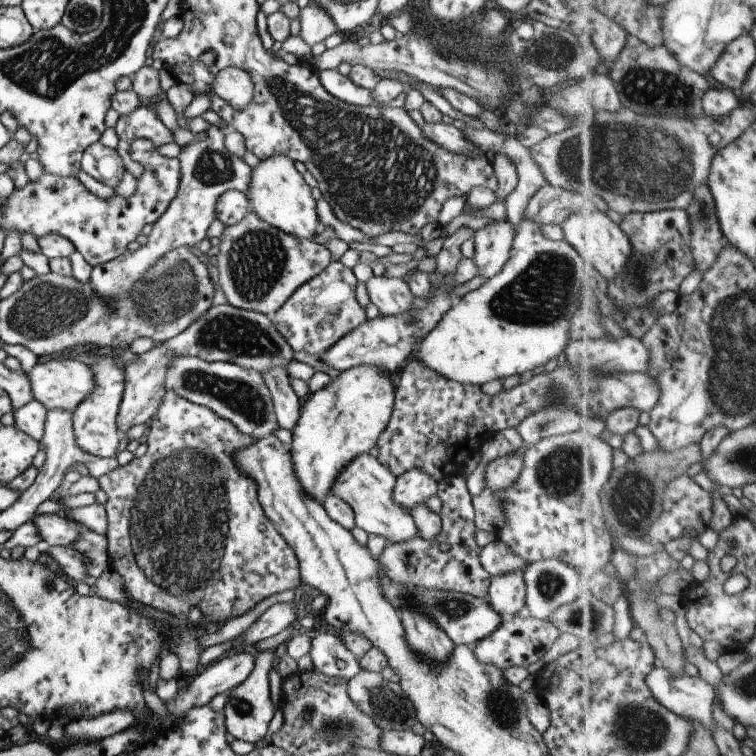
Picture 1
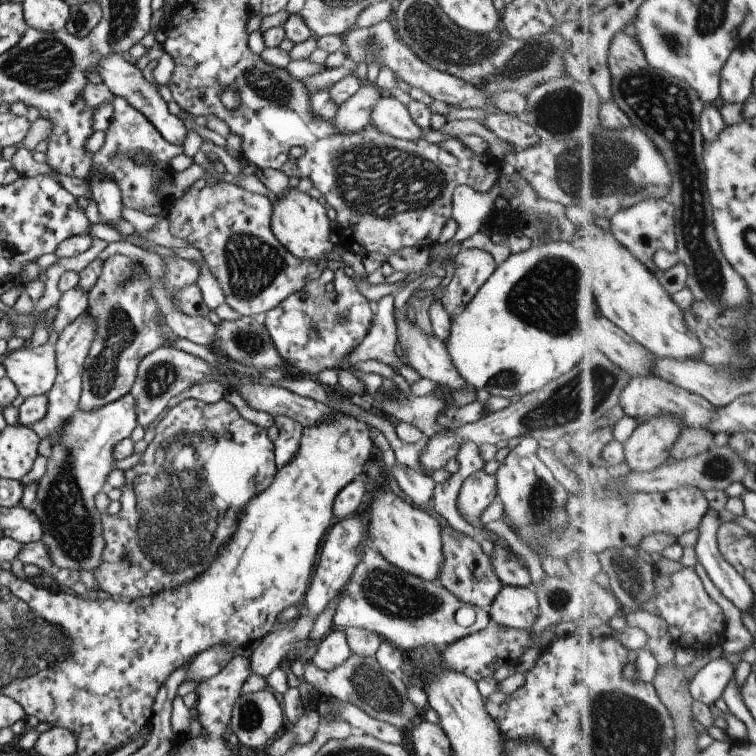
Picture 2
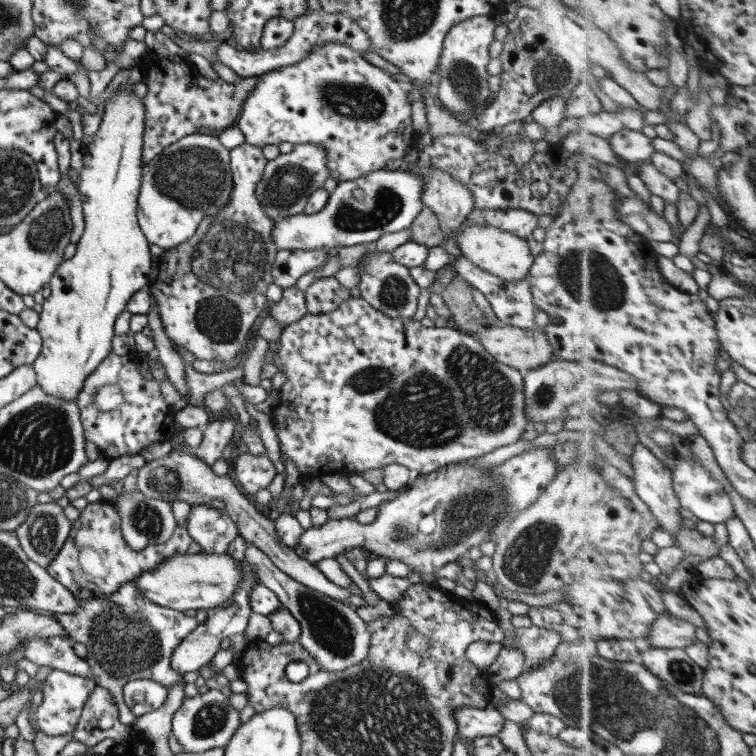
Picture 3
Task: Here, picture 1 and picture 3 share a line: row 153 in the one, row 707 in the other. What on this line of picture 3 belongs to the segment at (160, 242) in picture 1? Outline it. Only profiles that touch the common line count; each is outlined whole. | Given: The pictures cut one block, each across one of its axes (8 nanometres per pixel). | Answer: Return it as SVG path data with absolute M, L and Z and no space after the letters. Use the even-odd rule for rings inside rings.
M208 688L194 697L183 698L180 708L174 712L171 733L178 738L182 752L202 754L212 748L226 747L240 725L240 712L230 705L228 696L218 688Z

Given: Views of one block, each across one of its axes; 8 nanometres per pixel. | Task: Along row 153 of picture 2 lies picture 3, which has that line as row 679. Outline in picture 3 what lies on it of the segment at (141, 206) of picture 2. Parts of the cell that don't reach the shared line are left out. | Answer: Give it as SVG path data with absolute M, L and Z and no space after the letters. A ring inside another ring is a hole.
M135 580L130 581L111 596L90 598L89 600L80 598L78 600L78 608L74 612L70 612L70 614L47 611L44 614L54 617L68 631L70 637L86 645L87 654L85 658L90 663L92 671L94 671L95 683L102 688L106 688L112 694L112 698L116 700L116 706L120 710L119 720L133 730L137 712L134 706L125 702L124 685L134 680L153 680L170 691L174 684L180 684L182 676L171 666L172 655L174 649L180 645L182 640L186 638L186 635L189 635L198 626L198 621L196 621L196 617L190 617L182 612L164 608L154 604L154 602L150 602L148 598L142 597L137 592Z

